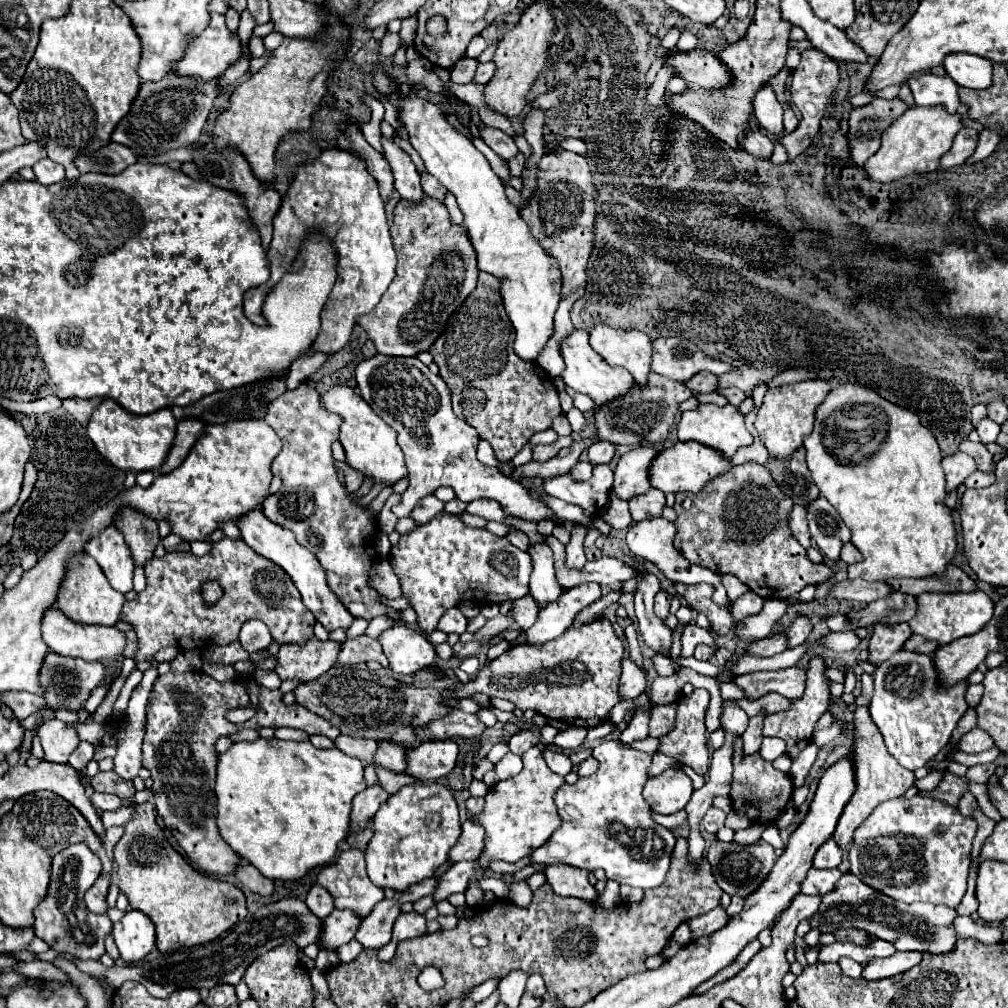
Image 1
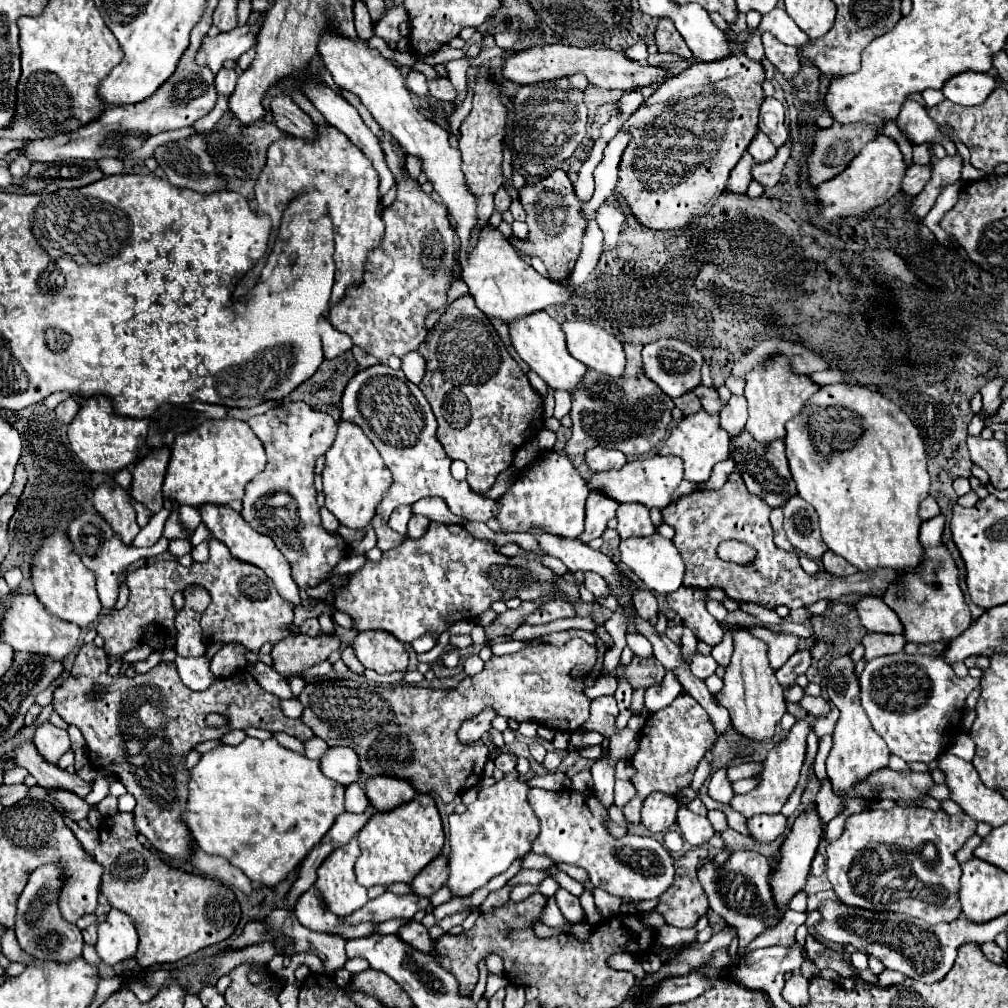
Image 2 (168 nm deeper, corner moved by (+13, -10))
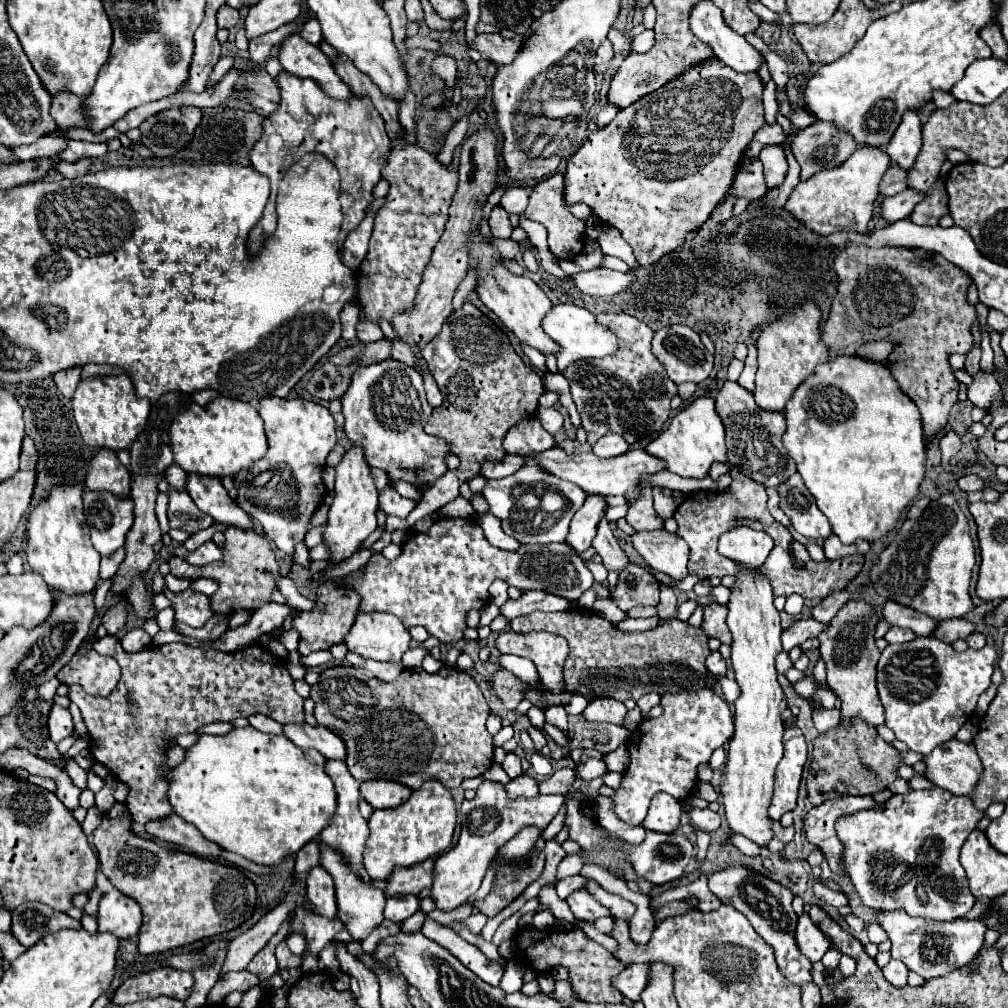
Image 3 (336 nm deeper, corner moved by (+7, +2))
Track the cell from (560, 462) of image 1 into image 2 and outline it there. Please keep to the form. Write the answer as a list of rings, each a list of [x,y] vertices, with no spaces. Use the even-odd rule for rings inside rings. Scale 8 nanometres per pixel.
[[[624,343],[624,351],[628,357],[626,373],[618,379],[600,375],[596,371],[588,371],[582,379],[582,385],[572,393],[572,437],[566,441],[564,453],[568,457],[582,455],[592,447],[618,449],[626,457],[638,457],[648,453],[662,441],[668,423],[672,421],[670,411],[674,409],[674,401],[658,389],[650,379],[640,373],[642,367],[642,345],[640,343]]]

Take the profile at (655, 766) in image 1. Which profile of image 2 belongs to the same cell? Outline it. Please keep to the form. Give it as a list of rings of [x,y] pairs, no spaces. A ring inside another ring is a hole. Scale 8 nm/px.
[[[616,781],[616,789],[614,789],[614,803],[618,807],[624,807],[626,801],[634,799],[634,783],[632,781]]]

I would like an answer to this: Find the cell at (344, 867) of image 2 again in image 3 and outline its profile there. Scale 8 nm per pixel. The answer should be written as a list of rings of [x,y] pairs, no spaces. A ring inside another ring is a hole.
[[[326,761],[326,773],[328,777],[334,781],[334,789],[336,789],[336,795],[338,795],[338,807],[336,807],[336,813],[332,815],[332,821],[322,829],[320,833],[320,839],[324,843],[328,843],[332,849],[340,851],[350,867],[360,873],[360,867],[362,867],[362,851],[366,847],[366,839],[370,835],[368,831],[368,821],[362,819],[360,811],[358,811],[358,801],[360,801],[360,791],[358,791],[358,781],[348,773],[348,767],[344,761]]]

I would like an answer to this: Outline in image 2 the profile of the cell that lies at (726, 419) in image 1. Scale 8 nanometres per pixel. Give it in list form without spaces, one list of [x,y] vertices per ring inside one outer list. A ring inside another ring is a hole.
[[[698,411],[694,415],[684,417],[666,439],[664,447],[660,449],[662,455],[678,455],[684,461],[684,477],[692,483],[706,483],[710,479],[712,467],[718,461],[730,457],[730,435],[720,427],[718,415],[710,415],[706,411]]]

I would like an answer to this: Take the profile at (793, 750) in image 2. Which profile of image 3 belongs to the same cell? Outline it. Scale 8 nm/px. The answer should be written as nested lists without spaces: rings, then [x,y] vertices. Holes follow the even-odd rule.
[[[792,737],[784,743],[784,757],[776,769],[776,783],[774,783],[774,797],[768,809],[770,819],[780,821],[780,817],[796,807],[798,785],[802,779],[802,769],[806,763],[806,741],[804,737]]]

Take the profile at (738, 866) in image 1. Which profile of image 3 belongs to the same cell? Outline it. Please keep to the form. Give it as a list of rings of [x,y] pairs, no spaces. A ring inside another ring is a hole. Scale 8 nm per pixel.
[[[728,867],[726,871],[714,873],[708,879],[708,887],[724,905],[732,905],[742,915],[746,915],[746,919],[756,929],[756,933],[768,945],[772,945],[772,949],[776,953],[776,963],[780,965],[780,973],[788,981],[798,983],[798,985],[806,985],[812,981],[812,975],[810,975],[812,961],[808,961],[808,957],[804,957],[800,953],[800,949],[796,949],[796,937],[794,935],[796,935],[798,915],[792,909],[790,889],[786,889],[784,885],[778,885],[776,881],[762,877],[762,875],[758,875],[746,867]]]

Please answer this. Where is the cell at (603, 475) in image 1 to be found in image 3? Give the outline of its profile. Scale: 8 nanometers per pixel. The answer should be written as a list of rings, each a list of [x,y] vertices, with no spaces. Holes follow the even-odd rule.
[[[528,461],[528,465],[524,465],[524,469],[516,471],[510,477],[488,479],[480,493],[488,503],[488,511],[500,519],[506,535],[514,537],[518,543],[538,543],[538,545],[548,545],[554,541],[566,541],[570,521],[572,521],[574,513],[586,501],[586,495],[578,485],[572,485],[570,481],[562,481],[558,477],[544,473],[542,469],[538,469],[538,465],[534,461]],[[546,491],[556,491],[556,493],[566,497],[562,509],[558,509],[554,513],[542,511],[540,503],[542,503],[542,495]]]

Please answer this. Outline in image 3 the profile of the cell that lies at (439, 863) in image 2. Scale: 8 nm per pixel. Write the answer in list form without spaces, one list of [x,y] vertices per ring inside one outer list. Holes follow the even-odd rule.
[[[434,859],[422,861],[408,869],[396,869],[386,879],[386,883],[388,883],[384,889],[386,897],[418,895],[422,889],[432,887],[432,867],[434,867]]]

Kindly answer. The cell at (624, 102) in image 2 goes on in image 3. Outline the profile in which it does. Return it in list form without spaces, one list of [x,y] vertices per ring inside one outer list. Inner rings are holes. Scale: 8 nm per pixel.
[[[604,105],[604,107],[600,109],[600,113],[596,115],[596,125],[598,125],[598,127],[608,125],[608,123],[616,117],[616,113],[618,113],[618,109],[616,109],[614,105]]]

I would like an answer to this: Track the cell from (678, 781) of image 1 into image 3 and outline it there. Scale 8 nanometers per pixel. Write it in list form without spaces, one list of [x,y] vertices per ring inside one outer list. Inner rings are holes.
[[[658,793],[648,809],[648,815],[642,823],[646,831],[658,831],[658,833],[674,833],[680,825],[680,801],[672,799],[668,793]]]

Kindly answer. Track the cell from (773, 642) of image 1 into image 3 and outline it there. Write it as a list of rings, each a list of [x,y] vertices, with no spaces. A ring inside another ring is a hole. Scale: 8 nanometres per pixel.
[[[800,619],[790,629],[782,633],[782,649],[790,651],[792,647],[802,645],[810,637],[818,637],[822,629],[828,629],[826,623],[818,623],[816,619]]]

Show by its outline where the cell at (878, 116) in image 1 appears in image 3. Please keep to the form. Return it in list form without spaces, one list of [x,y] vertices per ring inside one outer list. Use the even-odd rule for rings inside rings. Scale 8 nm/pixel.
[[[816,121],[800,129],[792,141],[792,153],[802,167],[800,181],[810,179],[818,171],[842,165],[854,151],[854,139],[840,133],[828,121]]]

